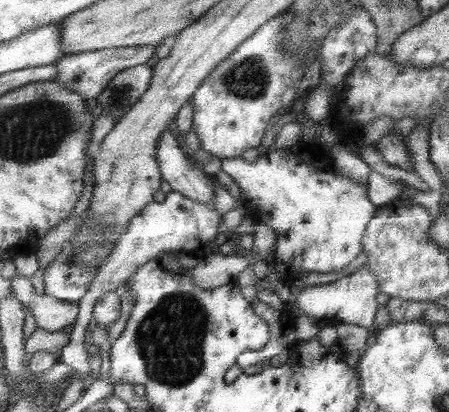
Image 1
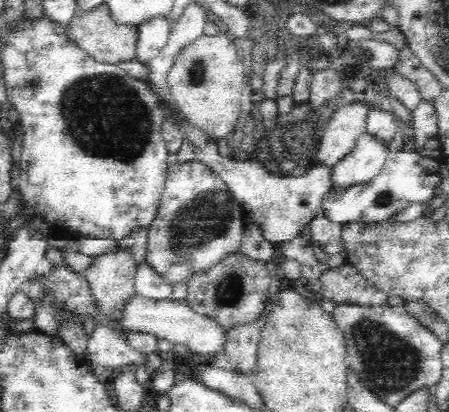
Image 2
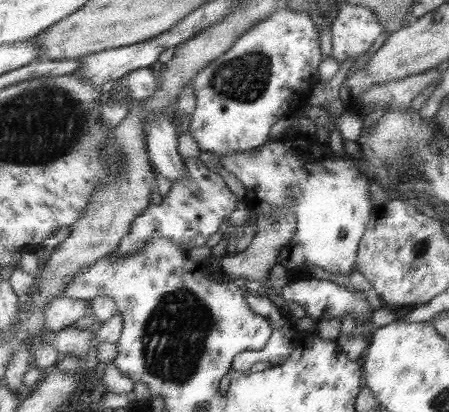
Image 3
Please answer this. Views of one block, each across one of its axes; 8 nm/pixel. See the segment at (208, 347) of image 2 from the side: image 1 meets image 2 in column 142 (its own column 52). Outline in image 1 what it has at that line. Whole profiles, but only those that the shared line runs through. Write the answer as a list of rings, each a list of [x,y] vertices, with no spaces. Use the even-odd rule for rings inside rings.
[[[13,276],[13,288],[15,288],[13,296],[21,300],[25,310],[35,318],[39,330],[59,334],[63,332],[63,328],[77,324],[79,304],[71,304],[35,292],[31,278],[25,276]]]

